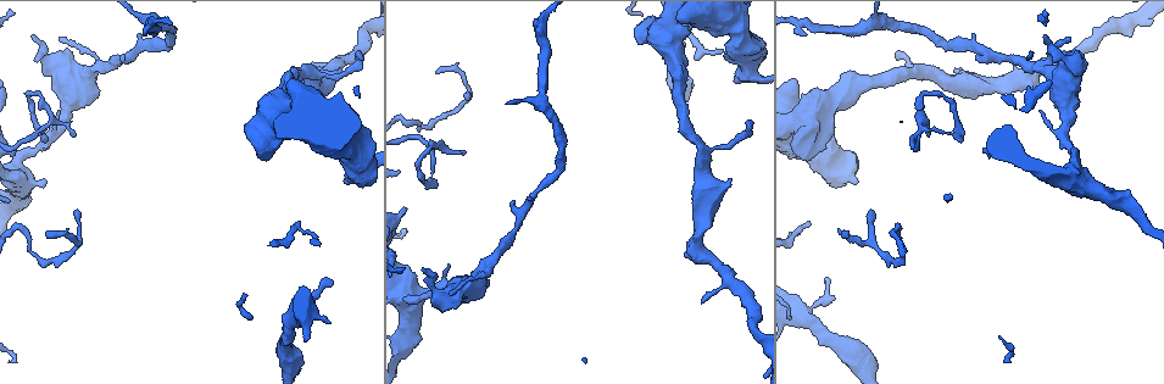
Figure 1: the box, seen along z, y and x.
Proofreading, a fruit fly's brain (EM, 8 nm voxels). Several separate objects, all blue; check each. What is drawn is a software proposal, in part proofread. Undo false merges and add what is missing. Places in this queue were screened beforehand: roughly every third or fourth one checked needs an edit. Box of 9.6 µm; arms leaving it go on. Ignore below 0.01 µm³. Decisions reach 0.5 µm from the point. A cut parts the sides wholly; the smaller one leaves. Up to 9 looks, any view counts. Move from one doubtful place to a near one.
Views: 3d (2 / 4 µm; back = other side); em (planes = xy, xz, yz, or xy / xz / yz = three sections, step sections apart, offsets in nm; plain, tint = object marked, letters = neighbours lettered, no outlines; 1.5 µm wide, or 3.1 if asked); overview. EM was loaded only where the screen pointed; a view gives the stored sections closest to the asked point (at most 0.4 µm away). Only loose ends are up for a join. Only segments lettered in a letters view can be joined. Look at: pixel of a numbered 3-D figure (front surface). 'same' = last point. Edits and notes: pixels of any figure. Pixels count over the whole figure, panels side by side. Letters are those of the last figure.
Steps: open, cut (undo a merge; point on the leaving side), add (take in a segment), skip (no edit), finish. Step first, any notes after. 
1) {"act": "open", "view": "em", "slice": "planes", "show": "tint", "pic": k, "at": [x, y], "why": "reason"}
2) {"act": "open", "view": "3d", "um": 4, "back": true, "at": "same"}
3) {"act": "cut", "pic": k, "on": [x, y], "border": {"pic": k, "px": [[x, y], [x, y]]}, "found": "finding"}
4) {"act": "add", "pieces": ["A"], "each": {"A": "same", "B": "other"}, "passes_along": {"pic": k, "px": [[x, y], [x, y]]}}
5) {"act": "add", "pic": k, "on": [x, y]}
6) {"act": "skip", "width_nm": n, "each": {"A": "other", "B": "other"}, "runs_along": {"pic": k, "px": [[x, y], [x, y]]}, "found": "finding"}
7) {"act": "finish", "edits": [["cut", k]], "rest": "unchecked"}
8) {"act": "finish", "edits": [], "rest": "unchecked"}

{"act": "open", "view": "em", "slice": "planes", "show": "tint", "pic": 1, "at": [260, 156], "why": "stops while still wide"}

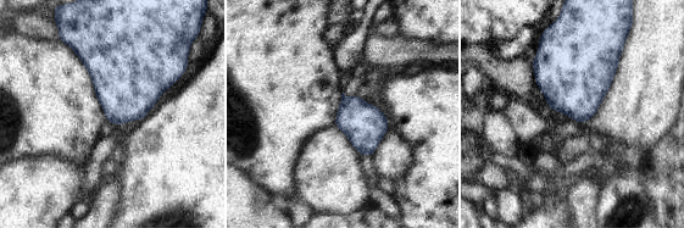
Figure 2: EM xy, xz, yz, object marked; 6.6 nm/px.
{"act": "open", "view": "em", "slice": "planes", "show": "letters", "at": "same", "why": "what lies round it"}

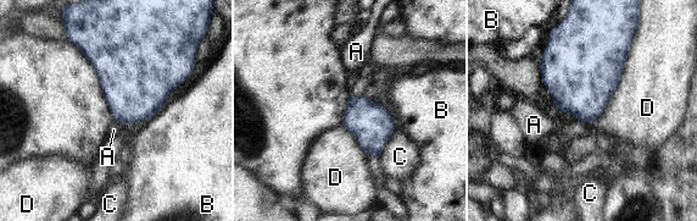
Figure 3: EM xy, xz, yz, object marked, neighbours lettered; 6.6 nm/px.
{"act": "skip", "each": {"A": "other", "B": "other", "C": "other", "D": "other"}, "border": {"pic": 3, "px": [[579, 120], [590, 123]]}, "found": "none of them fits"}

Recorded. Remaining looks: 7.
{"act": "open", "view": "3d", "um": 2, "pic": 1, "at": [363, 58], "why": "tapers out"}

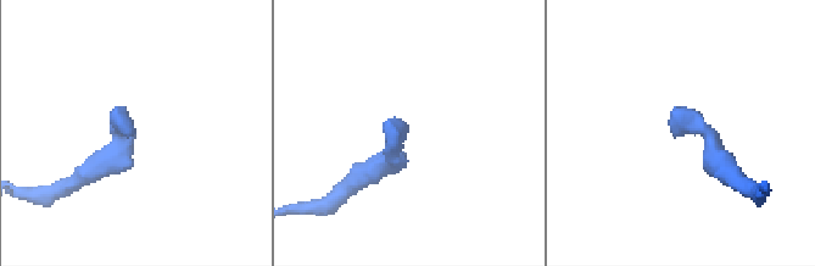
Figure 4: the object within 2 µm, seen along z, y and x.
{"act": "open", "view": "em", "slice": "xz", "step": 4, "show": "letters", "pic": 4, "at": [126, 135]}

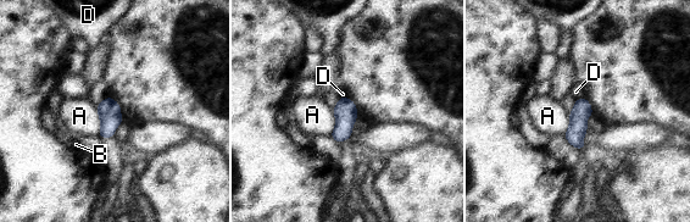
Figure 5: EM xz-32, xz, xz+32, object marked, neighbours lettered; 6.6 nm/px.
{"act": "skip", "width_nm": 130, "each": {"A": "other", "B": "other", "D": "other"}, "border": {"pic": 5, "px": [[583, 96], [576, 100]]}, "found": "none of them fits"}

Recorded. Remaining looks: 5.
{"act": "open", "view": "3d", "um": 4, "pic": 1, "at": [929, 135], "why": "thin end"}

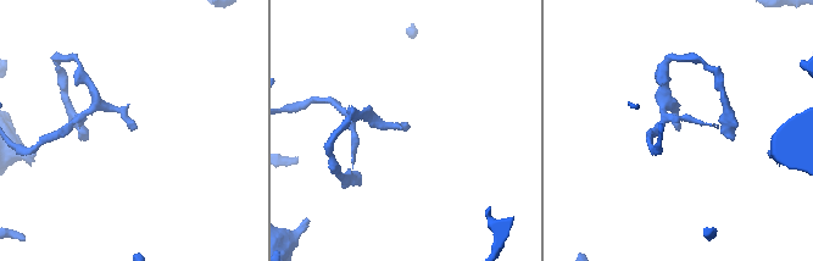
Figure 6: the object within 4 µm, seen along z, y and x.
{"act": "open", "view": "em", "slice": "xy", "step": 4, "show": "plain", "pic": 6, "at": [679, 130], "why": "shape alone is not enough"}

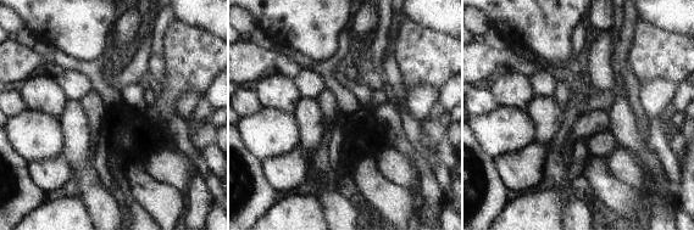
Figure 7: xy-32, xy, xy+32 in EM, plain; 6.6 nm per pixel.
{"act": "open", "view": "em", "slice": "xy", "step": 4, "show": "letters", "at": "same"}

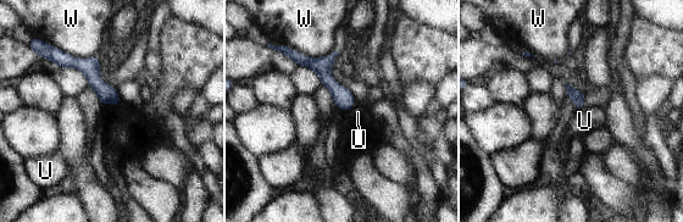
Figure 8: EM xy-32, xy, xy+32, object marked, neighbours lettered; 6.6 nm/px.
{"act": "skip", "each": {"U": "other", "W": "other"}, "found": "no lettered segment goes on from it"}

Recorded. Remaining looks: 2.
{"act": "open", "view": "3d", "um": 4, "pic": 1, "at": [14, 151], "why": "free end"}

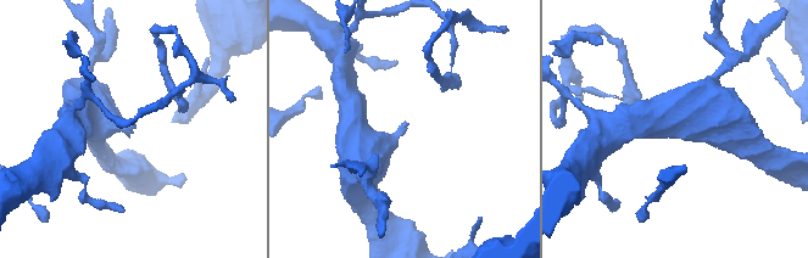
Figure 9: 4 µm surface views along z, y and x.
{"act": "open", "view": "em", "slice": "planes", "show": "letters", "pic": 9, "at": [405, 122], "why": "shape alone is not enough"}

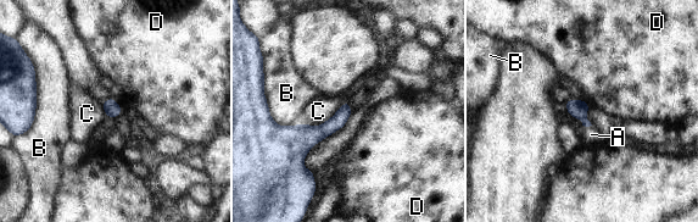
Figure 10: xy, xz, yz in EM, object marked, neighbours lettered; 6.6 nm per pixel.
{"act": "add", "pieces": ["A"], "each": {"A": "same", "B": "other", "C": "other", "D": "other"}, "passes_along": {"pic": 10, "px": [[576, 109], [587, 126], [591, 134]]}, "found": "the cell continues"}

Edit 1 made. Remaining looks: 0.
{"act": "finish", "edits": [["add", 10]], "rest": "unchecked"}

